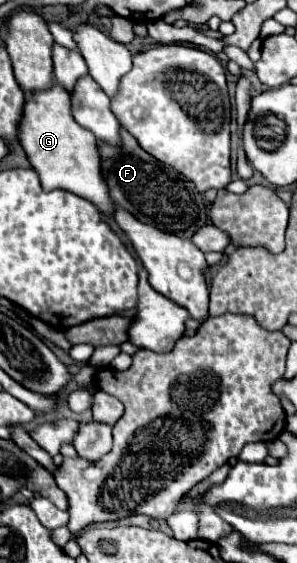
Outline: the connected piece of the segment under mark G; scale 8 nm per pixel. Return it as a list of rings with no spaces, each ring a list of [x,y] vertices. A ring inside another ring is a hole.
[[[54,82],[48,90],[26,94],[26,106],[22,110],[22,130],[18,130],[18,142],[26,150],[32,168],[38,172],[44,190],[66,188],[90,200],[102,212],[114,214],[114,204],[110,200],[98,164],[96,136],[90,134],[90,130],[78,126],[78,122],[74,122],[70,110],[70,94],[62,84]]]

